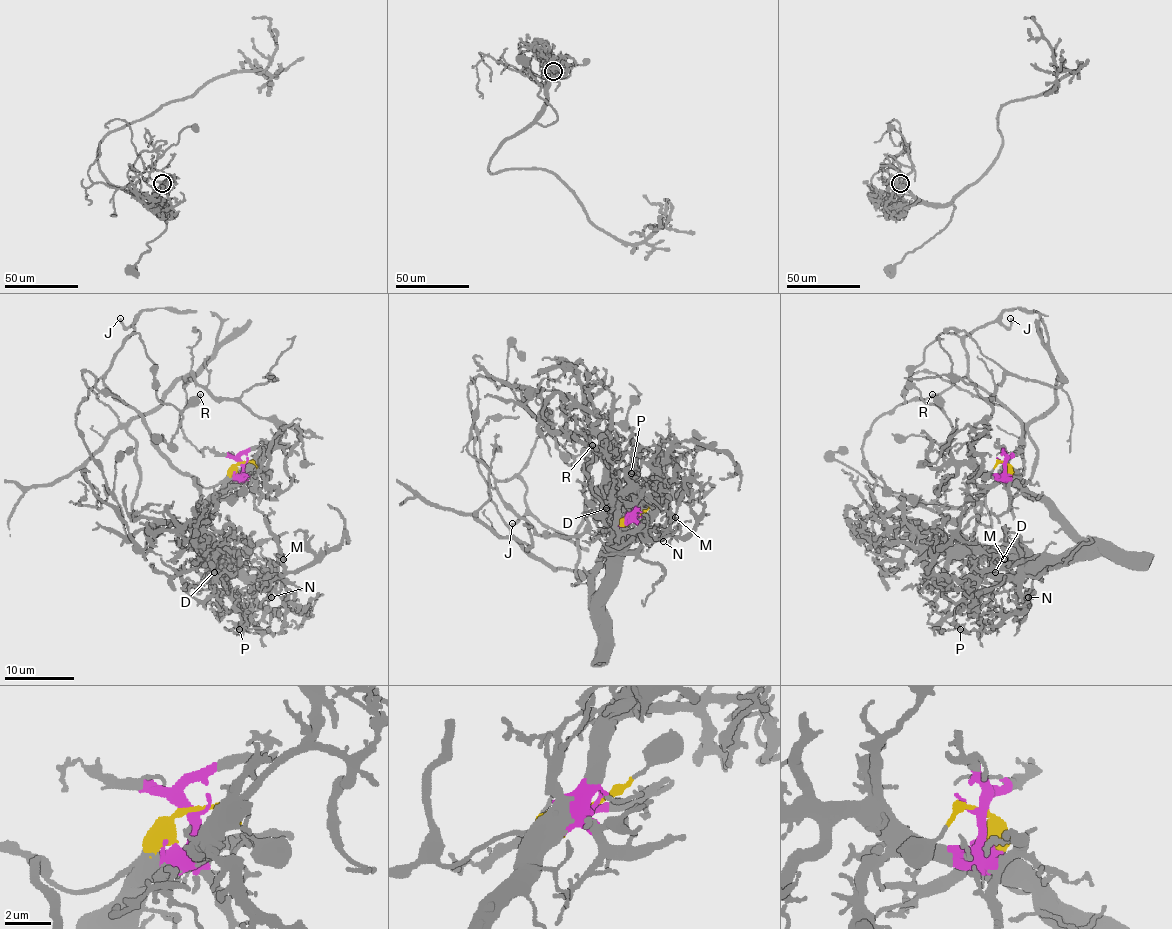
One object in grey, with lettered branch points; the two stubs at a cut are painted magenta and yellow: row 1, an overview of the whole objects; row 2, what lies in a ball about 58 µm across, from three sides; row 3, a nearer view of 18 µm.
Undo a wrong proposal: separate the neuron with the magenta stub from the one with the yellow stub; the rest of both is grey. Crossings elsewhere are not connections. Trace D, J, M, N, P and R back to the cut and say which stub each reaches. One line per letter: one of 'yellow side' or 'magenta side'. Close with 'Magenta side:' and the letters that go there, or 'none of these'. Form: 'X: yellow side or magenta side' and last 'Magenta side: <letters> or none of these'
D: magenta side
J: yellow side
M: magenta side
N: magenta side
P: magenta side
R: yellow side
Magenta side: D, M, N, P

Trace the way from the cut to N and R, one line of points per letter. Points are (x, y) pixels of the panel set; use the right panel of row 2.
N: (1004, 462), (1004, 469), (1079, 542), (1054, 560), (1037, 563), (1023, 576), (1021, 596), (1026, 605), (1028, 596)
R: (1004, 462), (1021, 485), (1021, 422), (974, 382), (955, 333), (941, 333), (910, 375), (941, 410), (932, 394)

